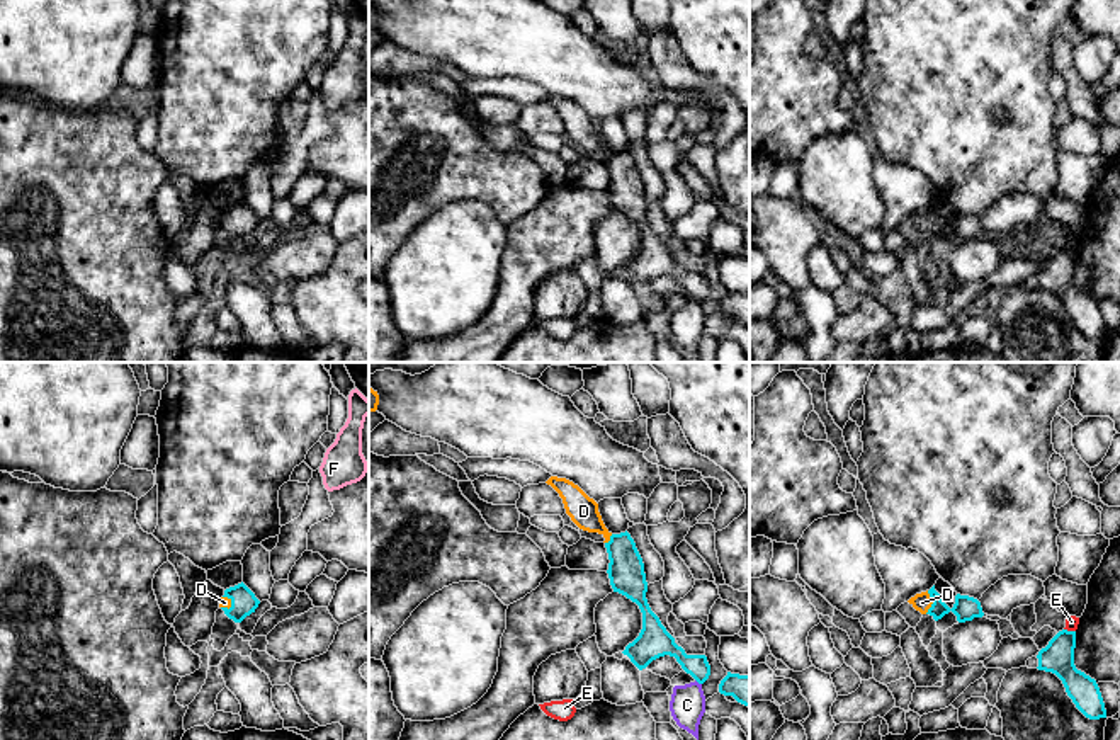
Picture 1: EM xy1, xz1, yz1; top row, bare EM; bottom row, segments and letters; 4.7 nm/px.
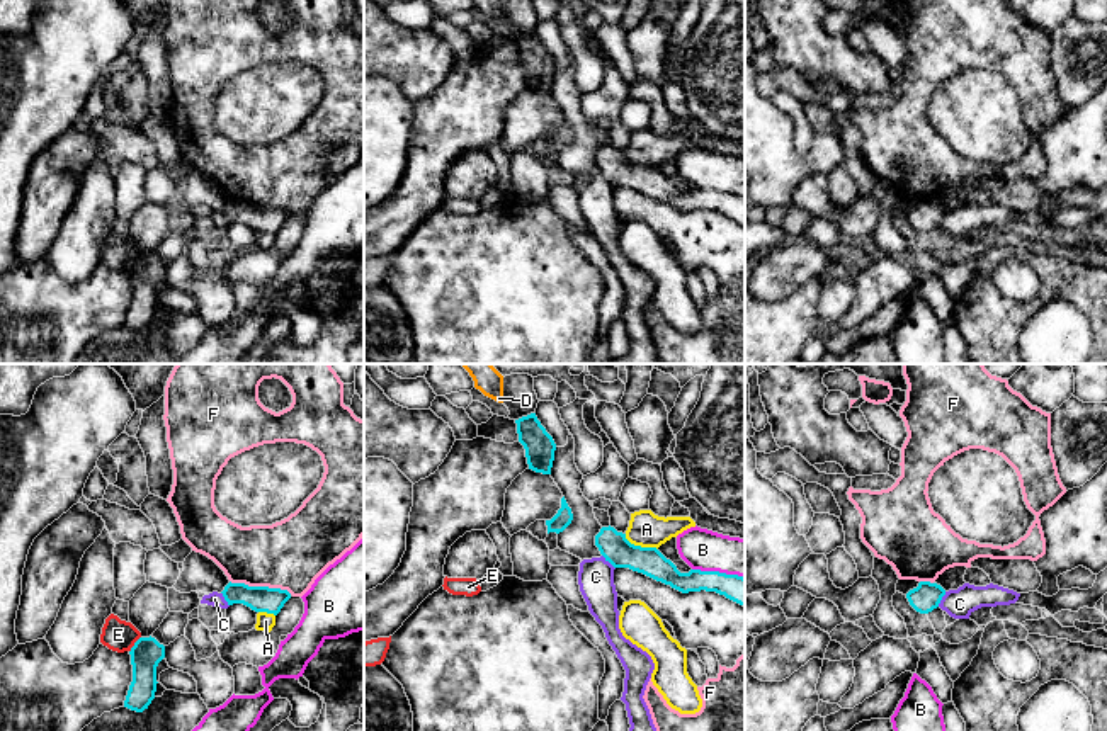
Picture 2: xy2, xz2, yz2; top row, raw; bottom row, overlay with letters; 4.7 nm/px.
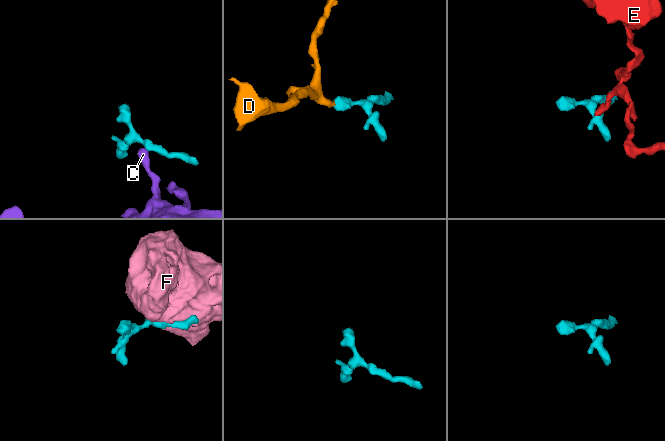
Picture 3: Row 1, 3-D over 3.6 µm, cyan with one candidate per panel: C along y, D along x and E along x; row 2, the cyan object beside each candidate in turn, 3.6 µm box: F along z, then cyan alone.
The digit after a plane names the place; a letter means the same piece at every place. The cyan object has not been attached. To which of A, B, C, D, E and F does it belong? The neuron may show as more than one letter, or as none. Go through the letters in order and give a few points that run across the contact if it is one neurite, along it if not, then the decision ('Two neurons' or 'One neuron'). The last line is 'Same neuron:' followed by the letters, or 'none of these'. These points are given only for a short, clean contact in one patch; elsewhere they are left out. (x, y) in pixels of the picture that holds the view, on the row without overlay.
A: Line: xz2 (624, 153), (635, 164), (657, 169). Two neurons
B: Line: xz2 (692, 187), (737, 192), (743, 198). Two neurons
C: Line: xz2 (602, 174), (614, 187). Two neurons
D: Line: yz1 (966, 227), (940, 228), (933, 222), (922, 222). One neuron
E: Line: xy2 (140, 255), (130, 271). Two neurons
F: Two neurons
Same neuron: D

